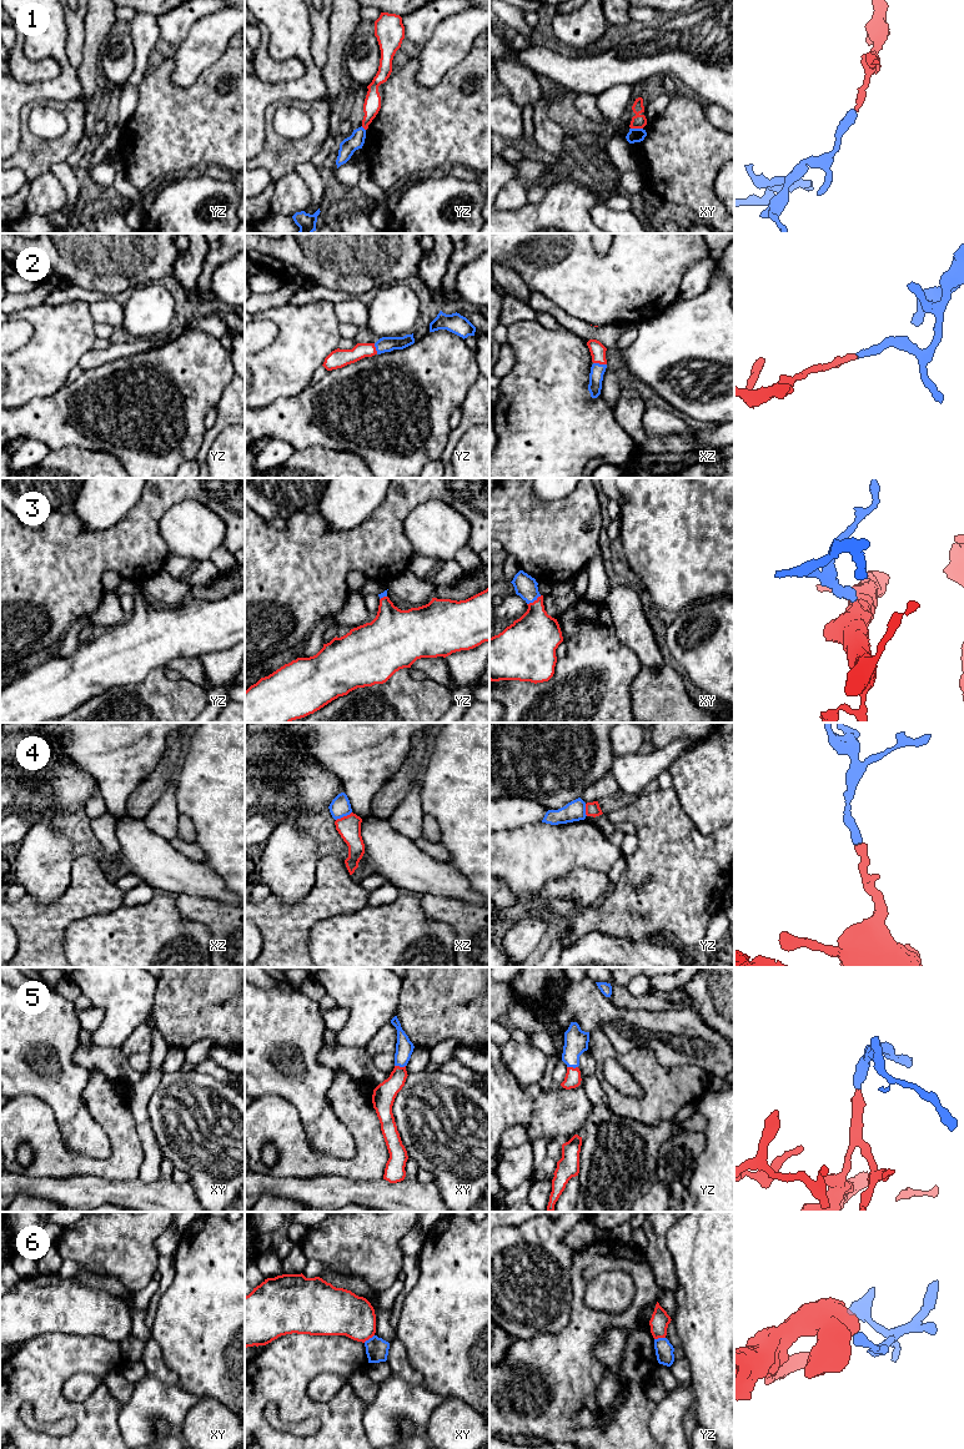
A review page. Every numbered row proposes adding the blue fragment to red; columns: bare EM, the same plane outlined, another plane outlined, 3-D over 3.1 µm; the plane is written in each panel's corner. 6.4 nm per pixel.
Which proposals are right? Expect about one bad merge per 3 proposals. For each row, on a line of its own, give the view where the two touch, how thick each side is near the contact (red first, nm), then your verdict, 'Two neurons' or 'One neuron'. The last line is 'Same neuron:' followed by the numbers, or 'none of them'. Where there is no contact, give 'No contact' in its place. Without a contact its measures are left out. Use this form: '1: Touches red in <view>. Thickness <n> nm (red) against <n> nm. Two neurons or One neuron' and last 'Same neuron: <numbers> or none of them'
1: Touches red in xy. Thickness 90 nm (red) against 100 nm. Two neurons
2: Touches red in xz. Thickness 100 nm (red) against 90 nm. One neuron
3: Touches red in xy. Thickness 320 nm (red) against 140 nm. One neuron
4: Touches red in xz. Thickness 150 nm (red) against 130 nm. Two neurons
5: Touches red in xy. Thickness 150 nm (red) against 110 nm. One neuron
6: Touches red in yz. Thickness 120 nm (red) against 110 nm. Two neurons
Same neuron: 2, 3, 5

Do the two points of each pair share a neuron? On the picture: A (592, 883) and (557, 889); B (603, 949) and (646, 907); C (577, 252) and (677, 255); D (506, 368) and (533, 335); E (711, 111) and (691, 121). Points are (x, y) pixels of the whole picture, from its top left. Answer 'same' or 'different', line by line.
A: same
B: different
C: same
D: different
E: different

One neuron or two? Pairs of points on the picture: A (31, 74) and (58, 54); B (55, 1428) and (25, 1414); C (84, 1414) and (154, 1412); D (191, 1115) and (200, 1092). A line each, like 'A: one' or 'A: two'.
A: two
B: one
C: two
D: one

